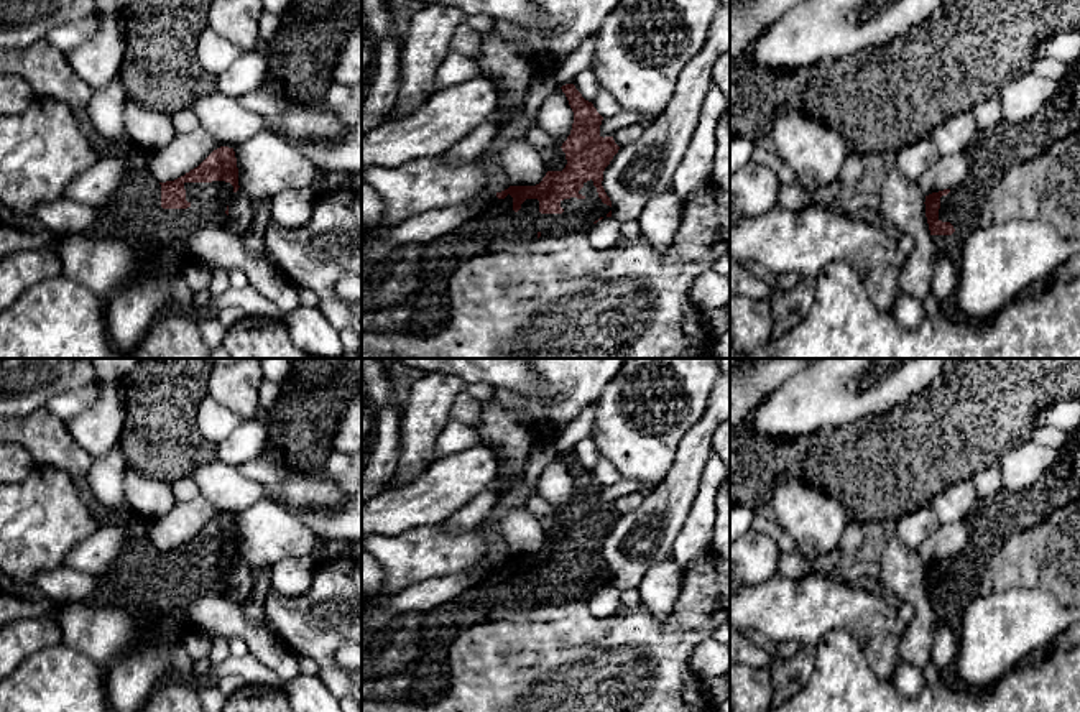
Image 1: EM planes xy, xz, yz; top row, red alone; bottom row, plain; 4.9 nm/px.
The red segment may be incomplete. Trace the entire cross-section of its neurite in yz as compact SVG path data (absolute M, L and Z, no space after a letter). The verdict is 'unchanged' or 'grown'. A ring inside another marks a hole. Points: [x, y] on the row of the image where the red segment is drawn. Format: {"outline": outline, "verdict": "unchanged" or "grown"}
{"outline": "M1080 61L1060 81L1057 94L1036 115L1024 122L1006 123L983 132L967 148L972 169L963 183L925 196L925 217L939 257L950 258L955 265L962 257L967 238L983 225L985 202L993 187L1018 160L1036 158L1055 140L1065 138L1080 128Z", "verdict": "grown"}

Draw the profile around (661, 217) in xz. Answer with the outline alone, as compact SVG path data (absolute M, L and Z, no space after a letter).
M672 187L653 197L636 220L639 235L659 253L671 247L681 222L682 204Z

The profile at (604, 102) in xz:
M600 87L592 104L602 117L612 117L621 112L620 104L603 87Z

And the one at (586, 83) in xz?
M585 69L579 72L572 84L582 94L582 97L588 102L593 102L593 99L597 97L602 87L592 69Z

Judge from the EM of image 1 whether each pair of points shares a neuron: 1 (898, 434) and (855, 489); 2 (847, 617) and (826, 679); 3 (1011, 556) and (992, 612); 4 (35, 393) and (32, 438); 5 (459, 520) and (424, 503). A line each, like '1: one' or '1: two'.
1: one
2: two
3: two
4: two
5: two

